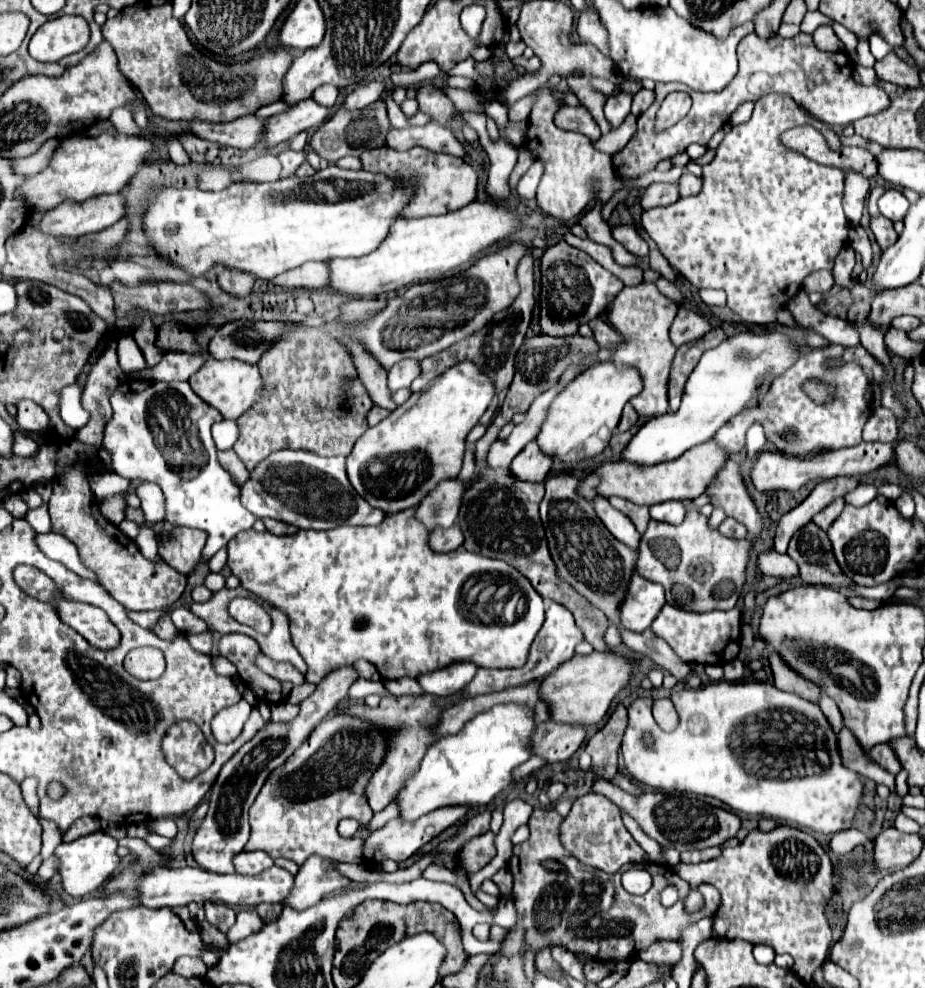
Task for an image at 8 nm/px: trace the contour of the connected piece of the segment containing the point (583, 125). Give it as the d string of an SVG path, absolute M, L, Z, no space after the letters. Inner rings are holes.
M562 104L556 112L556 124L562 130L574 130L574 132L586 134L590 140L598 140L602 136L596 120L592 118L592 114L584 104L578 104L578 106Z

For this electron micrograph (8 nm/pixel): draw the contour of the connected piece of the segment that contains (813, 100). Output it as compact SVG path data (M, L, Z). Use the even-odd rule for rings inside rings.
M756 34L744 38L738 44L738 60L740 68L734 80L722 92L694 92L684 84L656 84L656 100L654 104L638 116L638 132L626 144L624 150L612 156L614 172L622 178L634 178L654 170L654 166L664 160L672 158L678 152L684 152L692 142L702 146L730 120L732 112L744 102L756 102L760 96L778 92L788 94L792 100L802 104L812 116L824 120L830 126L848 126L858 118L878 114L890 106L890 98L880 88L866 88L852 80L852 60L846 52L820 52L812 36L798 34L794 38L778 38L776 40L760 40ZM684 90L692 96L692 108L688 116L684 116L678 124L666 130L656 130L656 112L668 92Z

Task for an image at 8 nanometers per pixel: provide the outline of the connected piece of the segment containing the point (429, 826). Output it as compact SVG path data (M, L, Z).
M450 806L450 808L440 808L434 810L426 816L420 816L414 822L406 822L402 818L394 818L390 820L386 826L374 830L366 842L364 842L364 860L370 864L380 864L384 858L392 858L394 862L402 862L406 858L410 858L418 848L422 848L424 844L428 844L432 838L436 838L442 830L454 826L456 822L460 822L464 816L468 816L470 806Z

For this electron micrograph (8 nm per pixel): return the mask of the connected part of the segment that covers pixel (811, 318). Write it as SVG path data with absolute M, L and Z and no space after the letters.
M804 290L798 292L796 300L790 300L788 310L800 328L812 330L812 332L820 334L822 338L826 338L828 342L840 342L844 346L858 346L860 344L860 334L852 324L848 324L842 318L828 316L828 314L820 312L818 308L814 308Z

